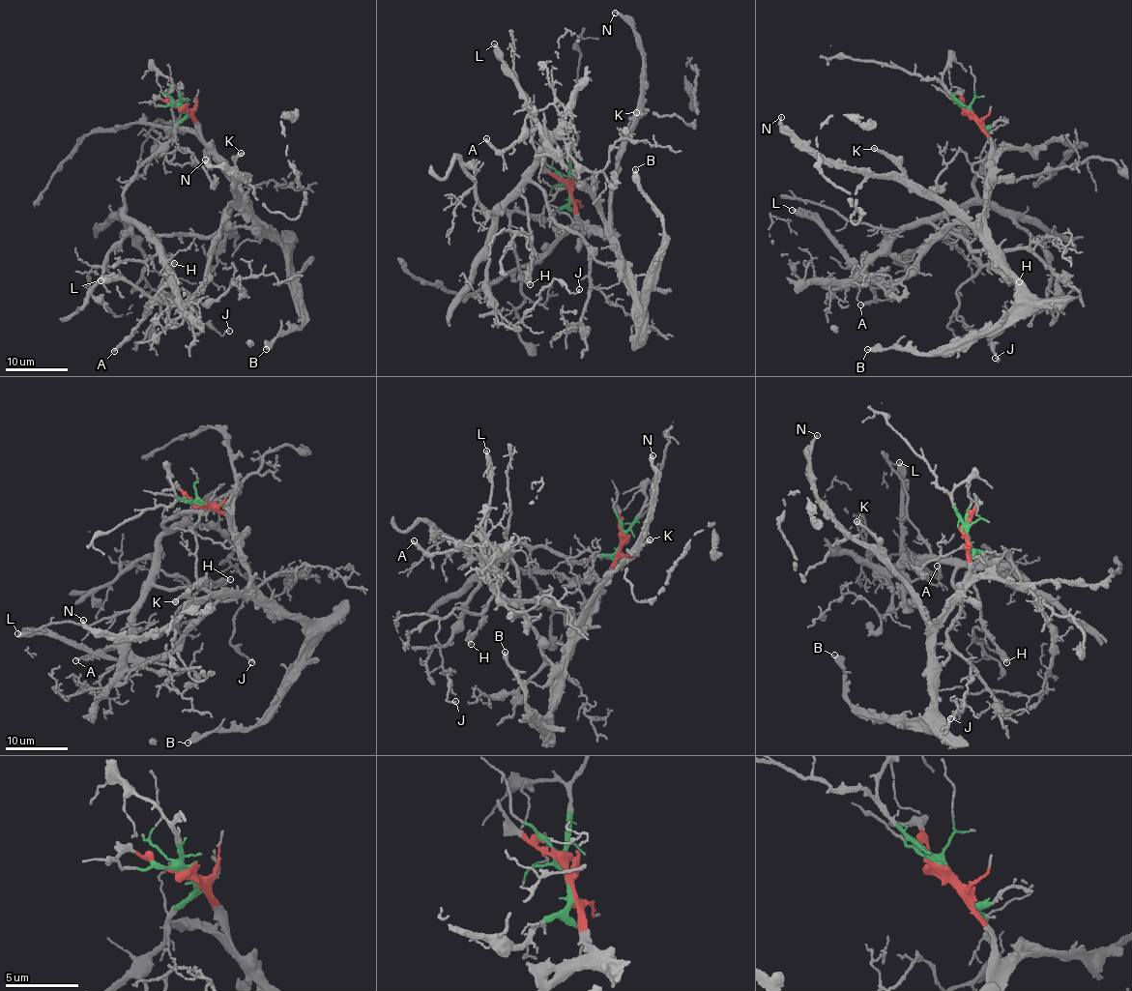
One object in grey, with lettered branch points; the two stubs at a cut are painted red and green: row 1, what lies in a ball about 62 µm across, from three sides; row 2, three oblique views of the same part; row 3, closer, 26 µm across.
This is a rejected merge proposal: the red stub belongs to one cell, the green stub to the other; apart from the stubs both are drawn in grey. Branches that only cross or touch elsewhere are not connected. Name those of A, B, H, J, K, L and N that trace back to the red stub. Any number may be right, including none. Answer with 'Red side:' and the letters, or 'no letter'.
Red side: B, K, L, N

